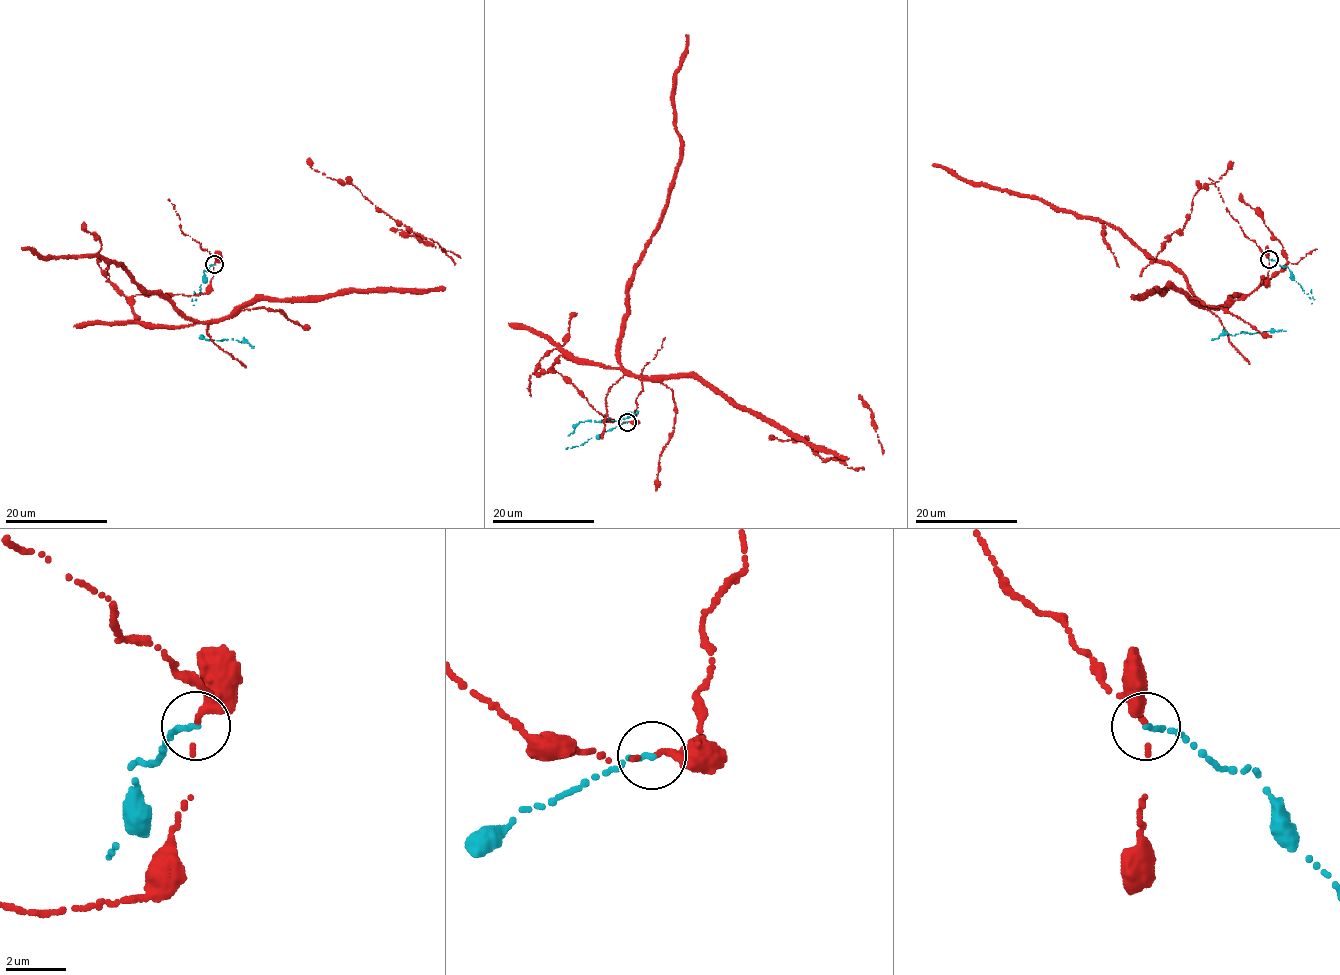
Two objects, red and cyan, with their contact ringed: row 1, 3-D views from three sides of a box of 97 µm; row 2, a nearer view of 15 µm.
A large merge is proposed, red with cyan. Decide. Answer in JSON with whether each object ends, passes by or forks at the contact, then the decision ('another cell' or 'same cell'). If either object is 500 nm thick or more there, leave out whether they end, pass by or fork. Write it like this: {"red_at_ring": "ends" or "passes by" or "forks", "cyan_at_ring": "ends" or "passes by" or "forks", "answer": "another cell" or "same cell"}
{"red_at_ring": "ends", "cyan_at_ring": "ends", "answer": "another cell"}

